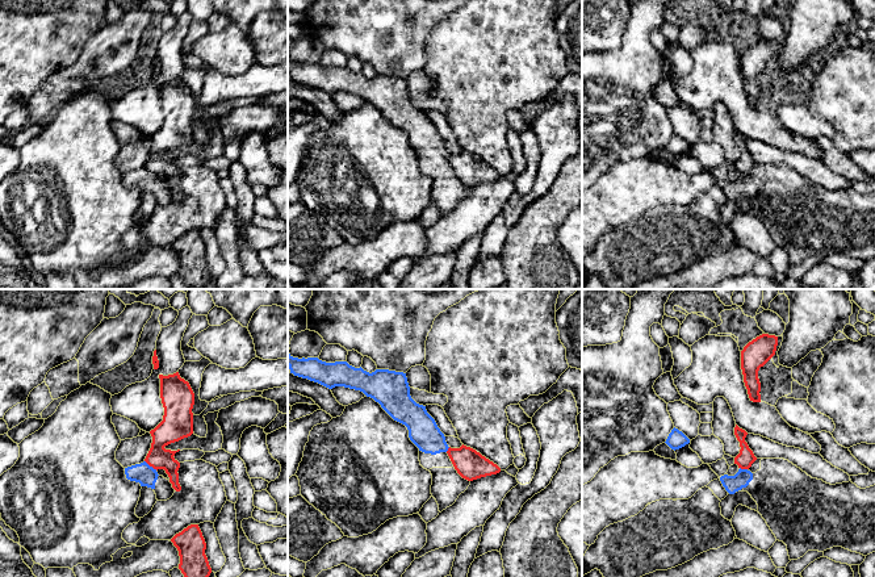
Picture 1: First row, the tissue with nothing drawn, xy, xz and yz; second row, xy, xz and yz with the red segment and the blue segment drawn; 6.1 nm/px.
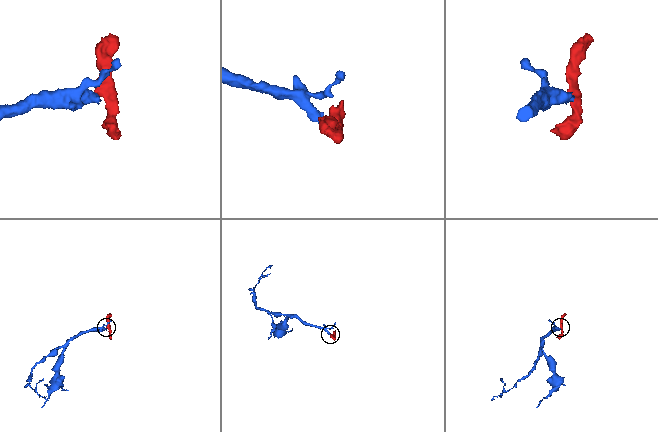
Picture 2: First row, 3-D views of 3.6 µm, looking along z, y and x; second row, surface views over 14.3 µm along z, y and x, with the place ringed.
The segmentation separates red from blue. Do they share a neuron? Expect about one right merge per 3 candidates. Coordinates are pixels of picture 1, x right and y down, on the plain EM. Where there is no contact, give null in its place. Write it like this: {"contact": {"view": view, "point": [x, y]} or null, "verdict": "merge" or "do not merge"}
{"contact": {"view": "xy", "point": [151, 171]}, "verdict": "do not merge"}

